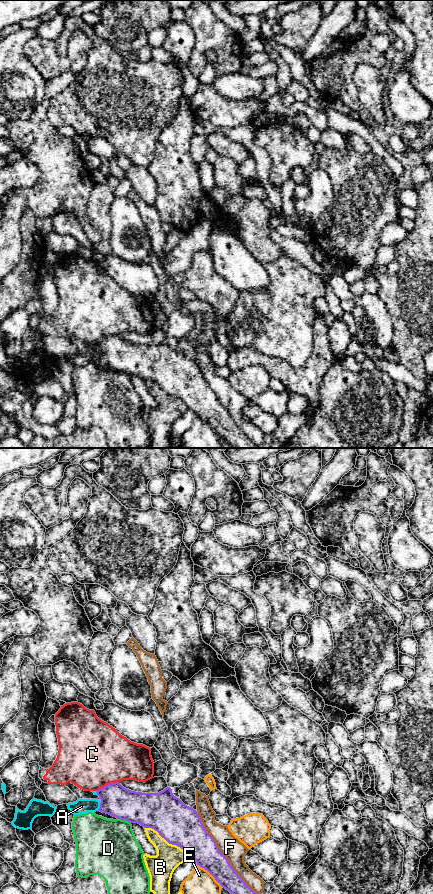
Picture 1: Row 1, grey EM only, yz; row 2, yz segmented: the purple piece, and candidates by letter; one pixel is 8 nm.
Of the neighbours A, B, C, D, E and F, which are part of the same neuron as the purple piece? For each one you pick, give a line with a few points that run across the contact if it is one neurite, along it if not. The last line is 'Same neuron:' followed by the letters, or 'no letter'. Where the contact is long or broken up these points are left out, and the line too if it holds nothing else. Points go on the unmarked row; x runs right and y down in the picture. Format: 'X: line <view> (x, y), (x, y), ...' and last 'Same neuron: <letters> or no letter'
A: line yz (117, 353), (107, 357), (100, 357), (81, 358)
Same neuron: A

